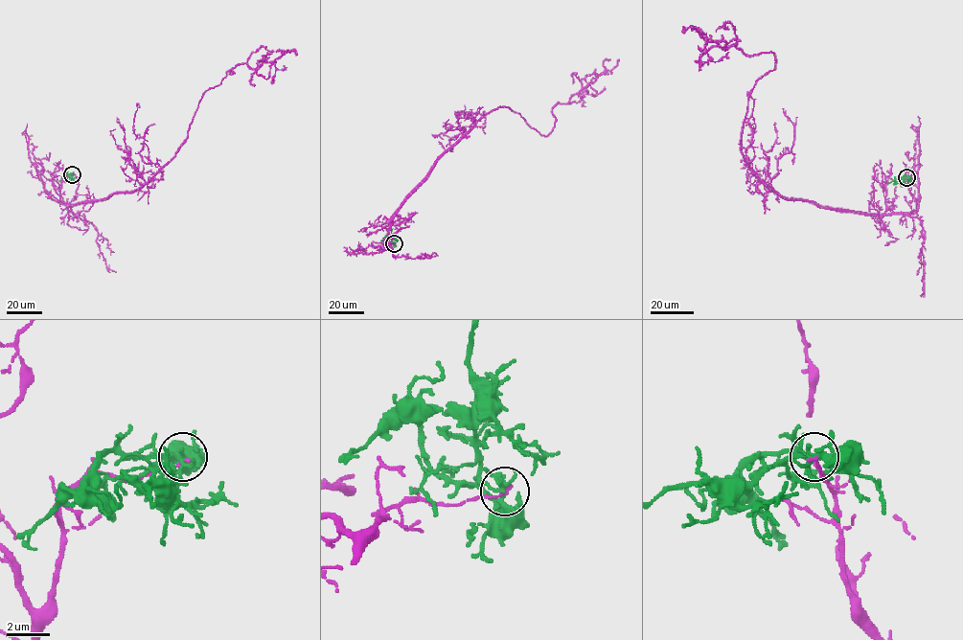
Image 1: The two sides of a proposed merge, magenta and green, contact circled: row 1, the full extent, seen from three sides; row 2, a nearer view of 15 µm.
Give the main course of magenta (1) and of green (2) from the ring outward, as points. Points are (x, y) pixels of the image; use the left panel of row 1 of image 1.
1: (72, 174), (66, 204), (140, 189), (186, 138), (204, 92), (240, 64), (273, 63), (266, 79), (256, 70)
2: (72, 174), (65, 174), (59, 182)

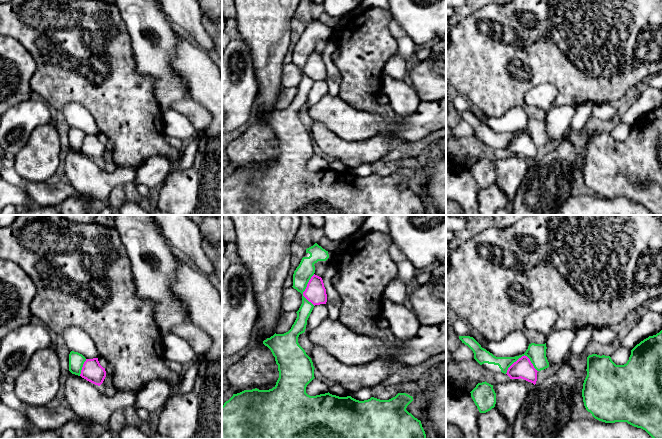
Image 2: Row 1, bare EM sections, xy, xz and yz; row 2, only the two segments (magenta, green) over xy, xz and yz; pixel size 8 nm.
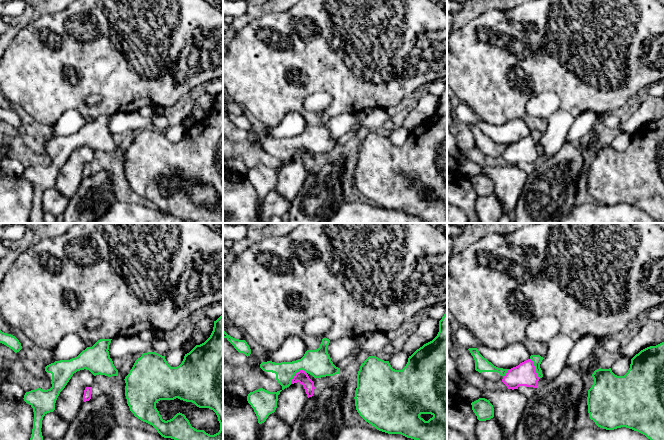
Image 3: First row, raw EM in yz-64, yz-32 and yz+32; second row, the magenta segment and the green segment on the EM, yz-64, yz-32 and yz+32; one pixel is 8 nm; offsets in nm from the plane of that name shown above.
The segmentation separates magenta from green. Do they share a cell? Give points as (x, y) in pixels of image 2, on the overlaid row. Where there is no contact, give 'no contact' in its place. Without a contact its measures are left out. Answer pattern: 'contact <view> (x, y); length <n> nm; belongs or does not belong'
contact yz (522, 356); length 260 nm; does not belong

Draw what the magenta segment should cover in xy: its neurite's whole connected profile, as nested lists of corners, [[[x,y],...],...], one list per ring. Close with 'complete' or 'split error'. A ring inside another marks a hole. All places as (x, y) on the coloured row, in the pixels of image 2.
[[[98,358],[86,359],[80,376],[93,384],[100,386],[106,377],[106,371],[105,368],[100,365]]]; complete

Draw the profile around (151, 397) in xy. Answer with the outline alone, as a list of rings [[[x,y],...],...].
[[[165,379],[153,380],[136,393],[133,406],[136,410],[144,409],[152,414],[158,411],[174,392],[175,389]]]

